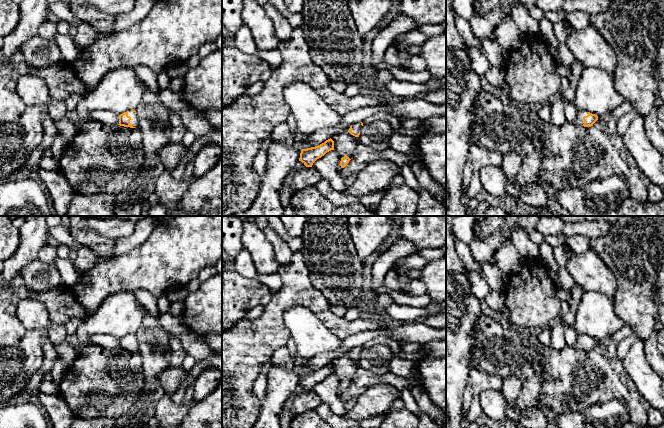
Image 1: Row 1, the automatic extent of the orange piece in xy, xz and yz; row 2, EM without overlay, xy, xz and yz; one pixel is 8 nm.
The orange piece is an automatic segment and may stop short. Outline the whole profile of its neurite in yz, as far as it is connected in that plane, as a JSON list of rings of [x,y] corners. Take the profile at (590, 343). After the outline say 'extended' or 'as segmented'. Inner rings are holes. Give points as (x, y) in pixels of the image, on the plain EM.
[[[578,335],[578,339],[575,343],[577,350],[591,351],[598,344],[598,340],[587,335]]]; extended

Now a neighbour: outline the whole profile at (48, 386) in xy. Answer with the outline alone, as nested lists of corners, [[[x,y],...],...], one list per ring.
[[[46,377],[42,380],[39,391],[44,394],[54,395],[59,392],[59,385],[57,385],[51,378]]]

